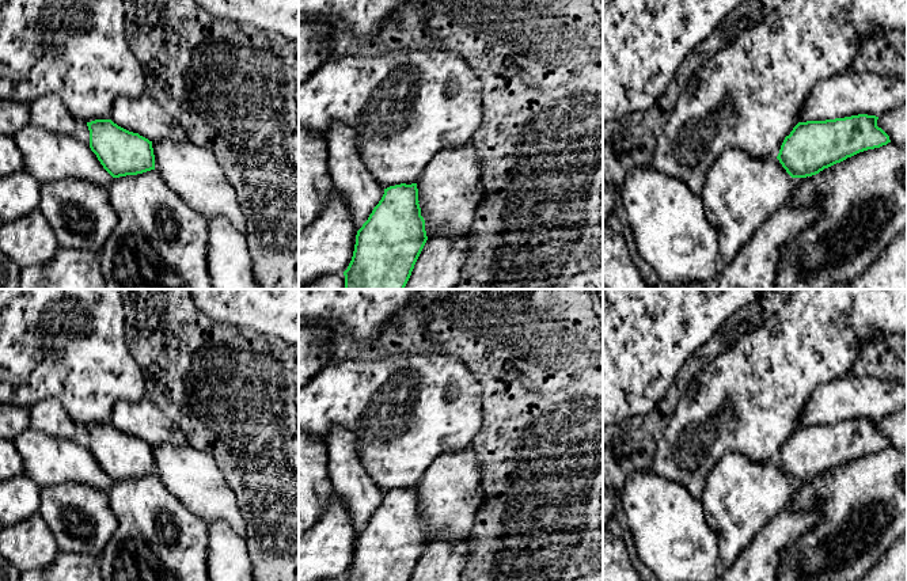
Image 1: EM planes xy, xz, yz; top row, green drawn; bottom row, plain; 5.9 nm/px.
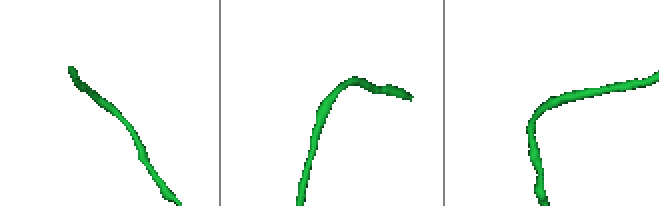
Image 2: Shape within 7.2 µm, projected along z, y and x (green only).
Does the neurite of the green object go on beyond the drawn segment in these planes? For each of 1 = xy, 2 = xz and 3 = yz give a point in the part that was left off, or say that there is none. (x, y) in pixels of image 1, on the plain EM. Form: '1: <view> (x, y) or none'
1: none
2: none
3: none

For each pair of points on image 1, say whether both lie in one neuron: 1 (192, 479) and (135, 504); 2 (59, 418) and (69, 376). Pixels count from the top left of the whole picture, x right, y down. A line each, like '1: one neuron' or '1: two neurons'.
1: two neurons
2: two neurons

